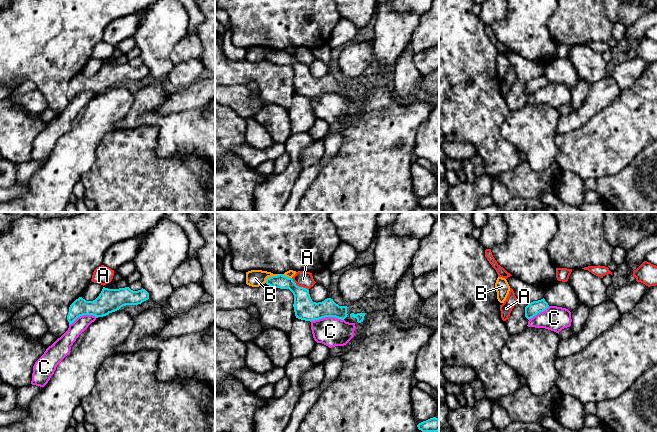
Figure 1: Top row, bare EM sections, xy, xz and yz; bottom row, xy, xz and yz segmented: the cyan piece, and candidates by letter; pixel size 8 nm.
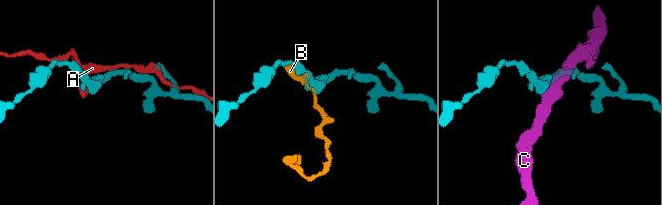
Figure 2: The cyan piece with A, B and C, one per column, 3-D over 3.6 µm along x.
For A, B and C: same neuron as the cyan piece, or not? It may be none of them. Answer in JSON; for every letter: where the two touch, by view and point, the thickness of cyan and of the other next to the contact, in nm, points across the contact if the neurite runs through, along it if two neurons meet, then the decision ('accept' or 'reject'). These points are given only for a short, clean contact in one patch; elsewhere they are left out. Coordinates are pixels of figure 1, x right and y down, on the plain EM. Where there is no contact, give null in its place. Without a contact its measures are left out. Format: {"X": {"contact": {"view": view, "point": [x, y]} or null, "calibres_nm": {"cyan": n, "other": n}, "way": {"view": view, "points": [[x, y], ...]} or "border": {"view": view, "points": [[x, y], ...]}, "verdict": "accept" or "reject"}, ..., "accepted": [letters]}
{"A": {"contact": {"view": "xz", "point": [298, 62]}, "calibres_nm": {"cyan": 180, "other": 130}, "verdict": "reject"}, "B": {"contact": {"view": "xz", "point": [272, 52]}, "calibres_nm": {"cyan": 110, "other": 140}, "verdict": "reject"}, "C": {"contact": {"view": "xz", "point": [326, 92]}, "calibres_nm": {"cyan": 180, "other": 240}, "verdict": "reject"}, "accepted": []}

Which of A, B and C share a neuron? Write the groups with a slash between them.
A / B / C

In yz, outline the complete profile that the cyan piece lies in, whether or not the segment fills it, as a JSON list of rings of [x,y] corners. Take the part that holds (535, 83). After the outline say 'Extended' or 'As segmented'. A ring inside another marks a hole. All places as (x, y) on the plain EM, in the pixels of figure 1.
[[[545,75],[533,77],[525,83],[525,93],[529,96],[538,89],[545,87],[548,84],[548,79]]]. As segmented

